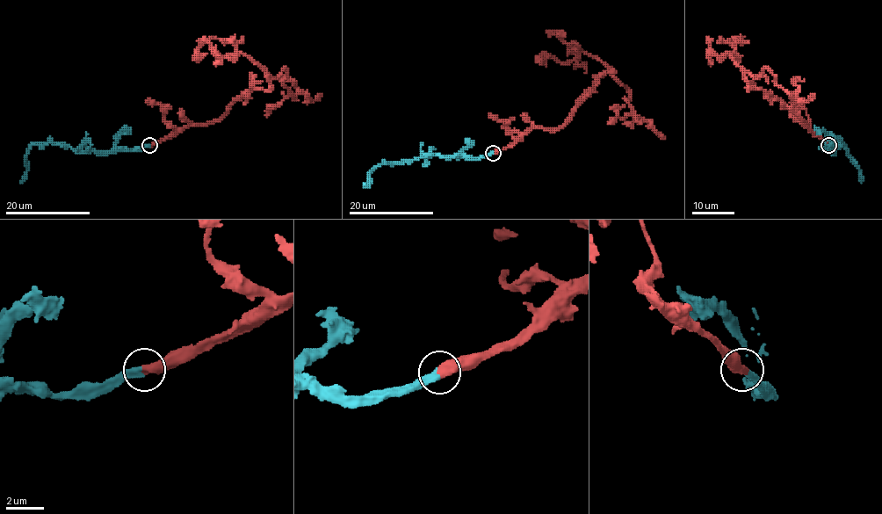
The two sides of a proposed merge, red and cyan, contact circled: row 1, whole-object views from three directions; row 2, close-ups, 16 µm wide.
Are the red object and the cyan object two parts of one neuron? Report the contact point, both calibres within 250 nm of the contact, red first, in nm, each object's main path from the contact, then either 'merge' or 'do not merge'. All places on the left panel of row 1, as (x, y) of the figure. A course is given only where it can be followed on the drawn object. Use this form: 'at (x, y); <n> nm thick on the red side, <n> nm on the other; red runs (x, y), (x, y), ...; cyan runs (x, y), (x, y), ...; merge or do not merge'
at (149, 145); 550 nm thick on the red side, 380 nm on the other; red runs (149, 145), (217, 120), (250, 90), (267, 89), (267, 72), (285, 68), (292, 95), (321, 93); cyan runs (149, 145), (132, 150), (79, 151), (50, 142), (33, 144), (27, 154), (26, 173), (19, 181); merge

